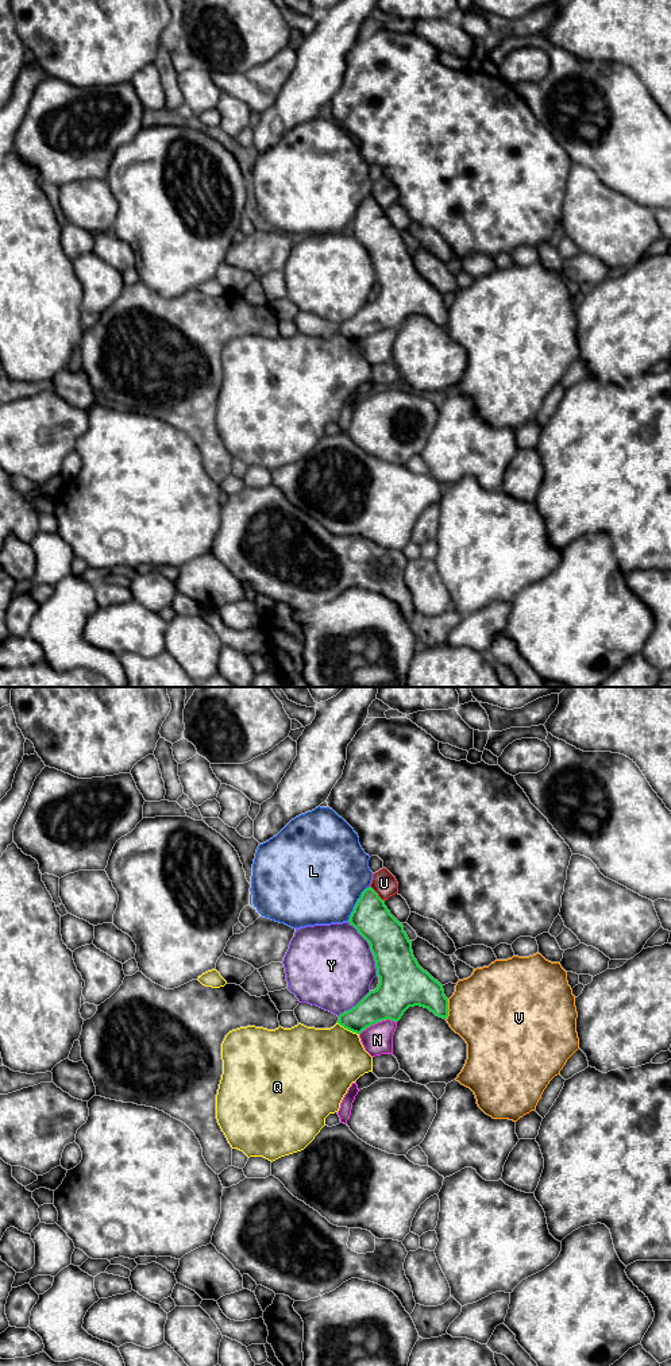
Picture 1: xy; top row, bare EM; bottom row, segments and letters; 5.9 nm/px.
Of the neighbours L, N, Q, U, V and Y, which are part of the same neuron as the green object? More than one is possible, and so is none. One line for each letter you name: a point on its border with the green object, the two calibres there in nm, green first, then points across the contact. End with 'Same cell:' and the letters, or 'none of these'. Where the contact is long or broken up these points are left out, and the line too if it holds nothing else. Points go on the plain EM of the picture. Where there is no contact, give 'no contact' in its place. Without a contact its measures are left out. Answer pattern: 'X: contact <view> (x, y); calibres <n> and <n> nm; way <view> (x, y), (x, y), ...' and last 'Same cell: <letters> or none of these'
Same cell: none of these

